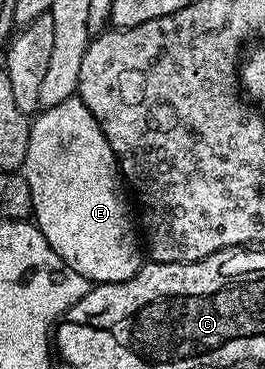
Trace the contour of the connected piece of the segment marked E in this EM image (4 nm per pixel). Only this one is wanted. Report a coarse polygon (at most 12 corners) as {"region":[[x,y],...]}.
{"region":[[78,96],[31,120],[33,224],[91,283],[142,268],[132,201]]}

